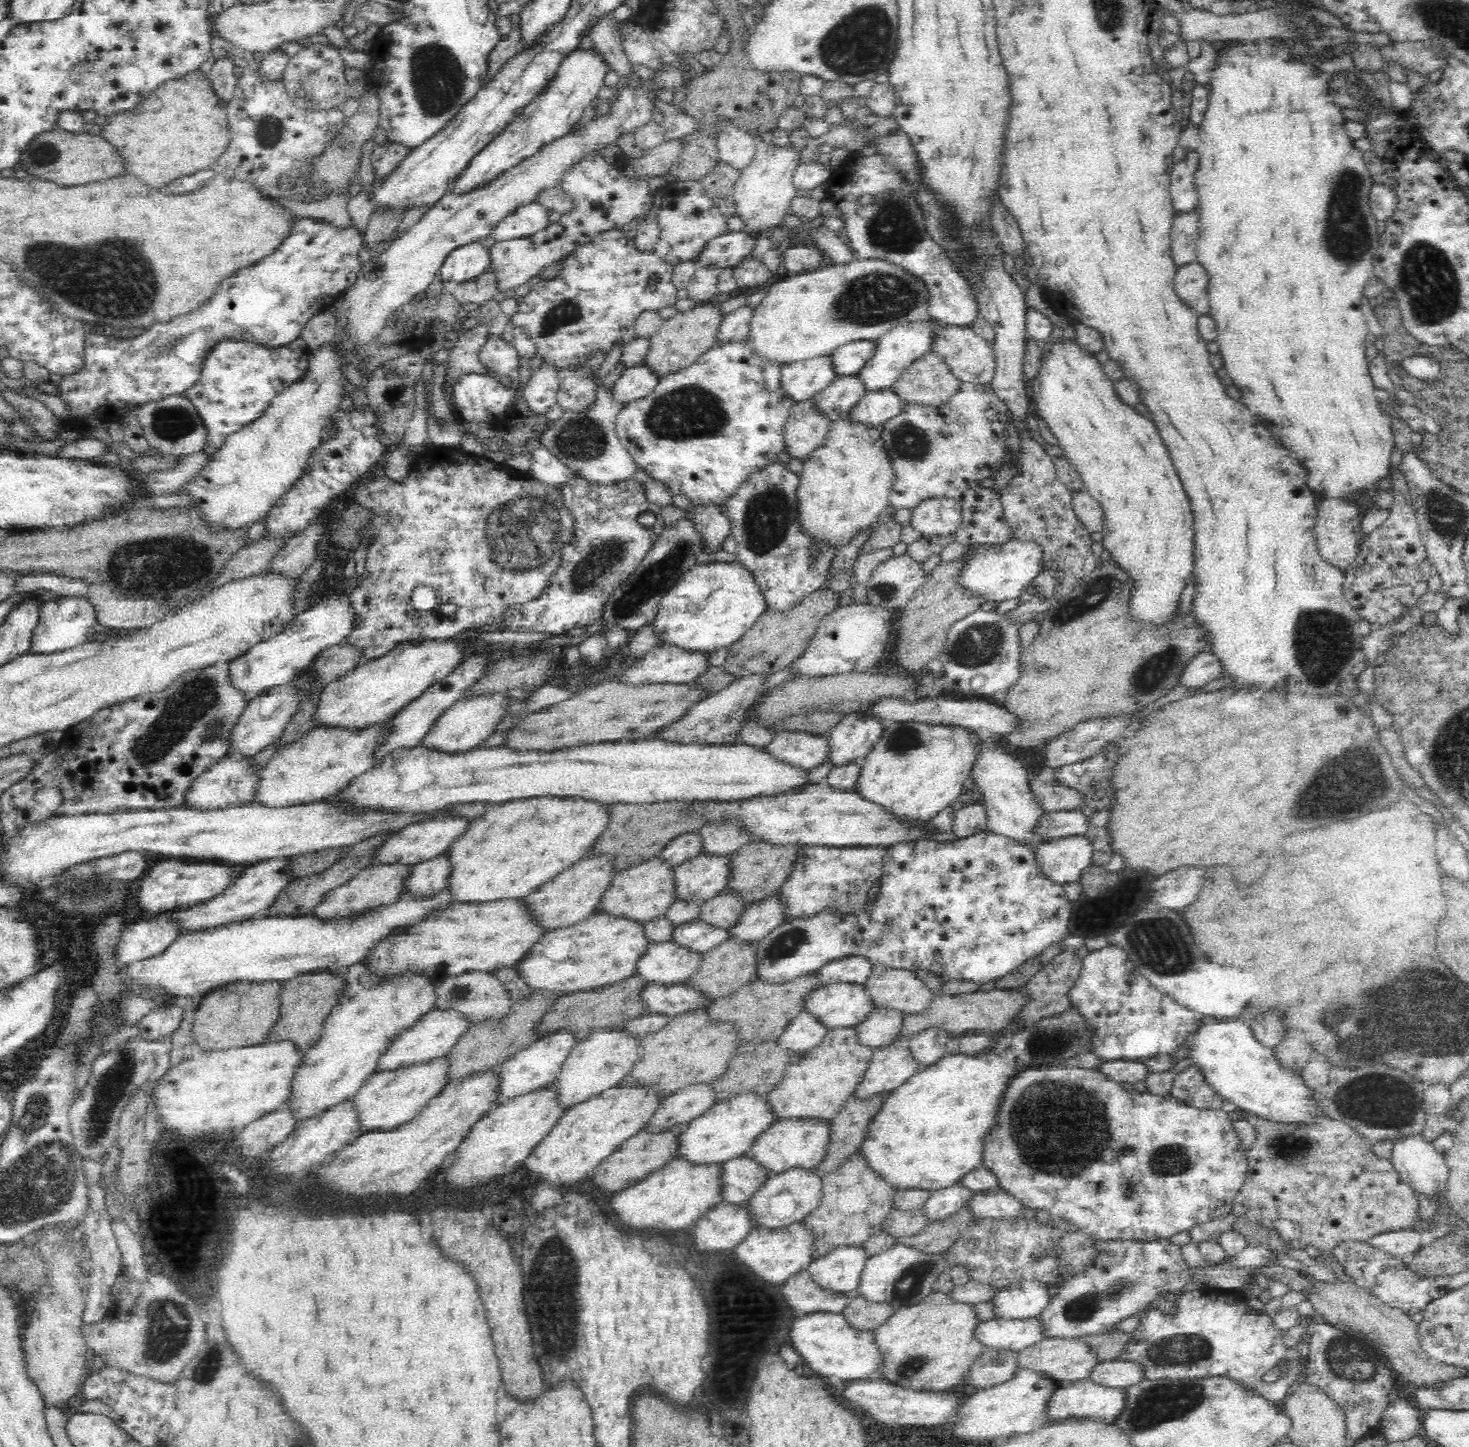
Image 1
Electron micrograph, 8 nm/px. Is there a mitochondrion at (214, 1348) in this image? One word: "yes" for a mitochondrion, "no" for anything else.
yes

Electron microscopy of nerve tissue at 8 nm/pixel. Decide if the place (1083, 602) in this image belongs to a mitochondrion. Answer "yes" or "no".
yes

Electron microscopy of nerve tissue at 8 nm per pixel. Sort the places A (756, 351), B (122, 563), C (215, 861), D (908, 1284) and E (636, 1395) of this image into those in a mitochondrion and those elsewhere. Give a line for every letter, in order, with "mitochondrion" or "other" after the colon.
A: other
B: mitochondrion
C: other
D: mitochondrion
E: other

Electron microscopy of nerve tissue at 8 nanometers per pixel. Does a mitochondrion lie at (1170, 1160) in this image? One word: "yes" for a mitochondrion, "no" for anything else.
yes

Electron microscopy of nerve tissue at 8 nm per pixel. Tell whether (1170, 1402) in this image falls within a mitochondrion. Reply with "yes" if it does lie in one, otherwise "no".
yes

